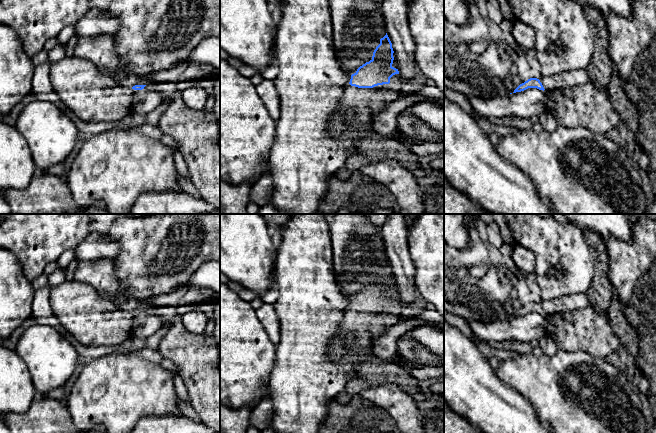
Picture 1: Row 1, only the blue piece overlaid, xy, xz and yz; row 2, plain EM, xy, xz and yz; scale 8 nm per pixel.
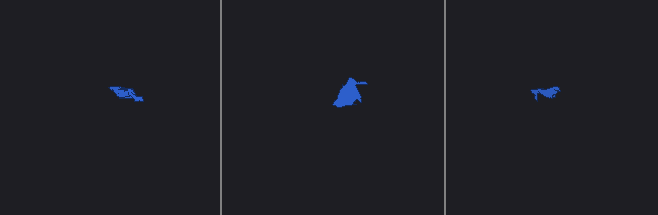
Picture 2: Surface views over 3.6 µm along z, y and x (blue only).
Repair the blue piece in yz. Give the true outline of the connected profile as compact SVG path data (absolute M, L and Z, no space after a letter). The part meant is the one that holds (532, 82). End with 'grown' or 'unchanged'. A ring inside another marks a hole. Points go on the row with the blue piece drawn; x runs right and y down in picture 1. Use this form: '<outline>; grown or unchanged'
M586 69L575 70L572 72L563 72L557 75L541 76L540 79L530 78L520 84L513 93L524 91L528 88L537 88L539 90L562 90L566 87L575 87L590 81Z; grown

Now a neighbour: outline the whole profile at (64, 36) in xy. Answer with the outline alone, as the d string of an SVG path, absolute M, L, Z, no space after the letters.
M67 25L56 37L58 44L67 44L71 37L75 34L74 25Z

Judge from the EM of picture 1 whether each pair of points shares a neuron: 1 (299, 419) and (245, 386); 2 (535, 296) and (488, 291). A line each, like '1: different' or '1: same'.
1: different
2: same

